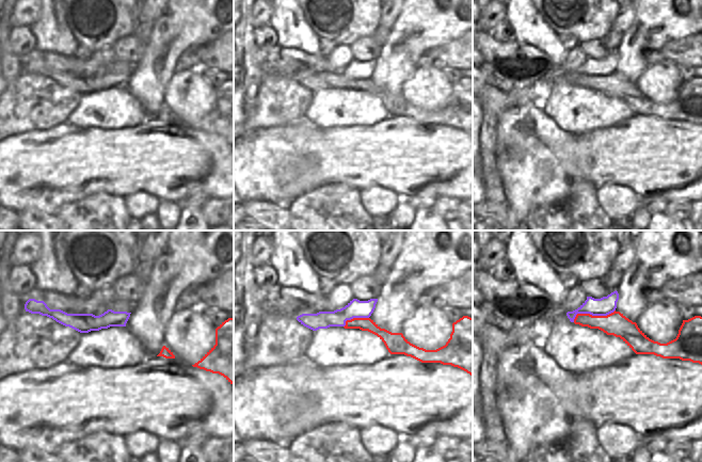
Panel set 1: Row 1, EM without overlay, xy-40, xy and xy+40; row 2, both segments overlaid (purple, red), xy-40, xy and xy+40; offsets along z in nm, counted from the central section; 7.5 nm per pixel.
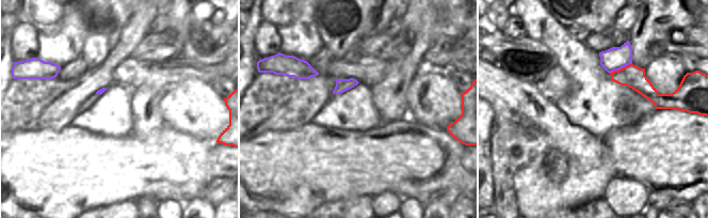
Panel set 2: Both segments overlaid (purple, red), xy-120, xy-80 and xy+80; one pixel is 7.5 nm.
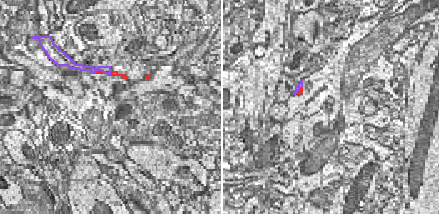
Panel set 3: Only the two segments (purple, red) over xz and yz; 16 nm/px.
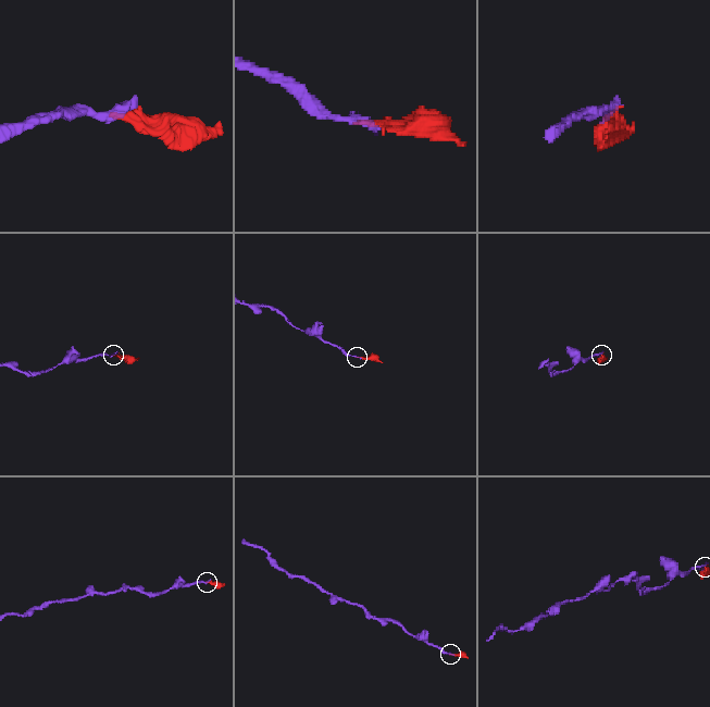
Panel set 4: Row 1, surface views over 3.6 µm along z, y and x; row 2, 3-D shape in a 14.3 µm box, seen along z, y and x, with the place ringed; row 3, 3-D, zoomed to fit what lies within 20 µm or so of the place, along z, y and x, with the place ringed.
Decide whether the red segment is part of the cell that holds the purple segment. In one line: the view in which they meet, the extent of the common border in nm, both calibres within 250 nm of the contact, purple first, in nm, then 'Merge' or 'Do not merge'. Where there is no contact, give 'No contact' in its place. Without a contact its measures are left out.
Touches purple in xy+40. Shared border 340 nm. Thickness 140 nm (purple) against 170 nm. Merge.

